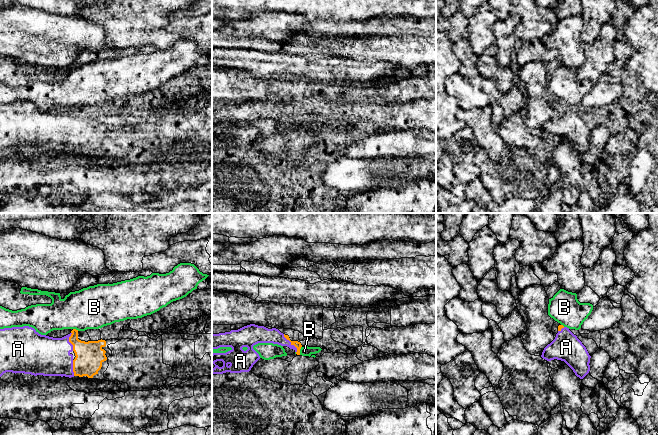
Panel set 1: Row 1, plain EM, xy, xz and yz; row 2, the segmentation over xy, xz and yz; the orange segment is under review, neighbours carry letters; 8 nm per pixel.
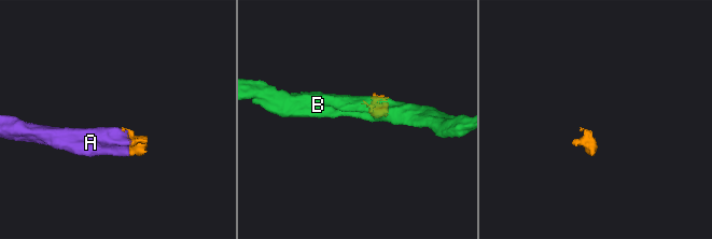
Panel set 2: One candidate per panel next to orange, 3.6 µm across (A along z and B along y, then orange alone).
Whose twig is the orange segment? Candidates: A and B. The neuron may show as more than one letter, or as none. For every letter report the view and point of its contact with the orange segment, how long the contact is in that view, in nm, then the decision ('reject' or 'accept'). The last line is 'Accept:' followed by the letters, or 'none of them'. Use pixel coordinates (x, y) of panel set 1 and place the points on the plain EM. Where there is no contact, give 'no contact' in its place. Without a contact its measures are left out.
A: meets orange in xz at (291, 119); contact 190 nm long; accept
B: meets orange in xz at (299, 126); contact 70 nm long; reject
Accept: A

